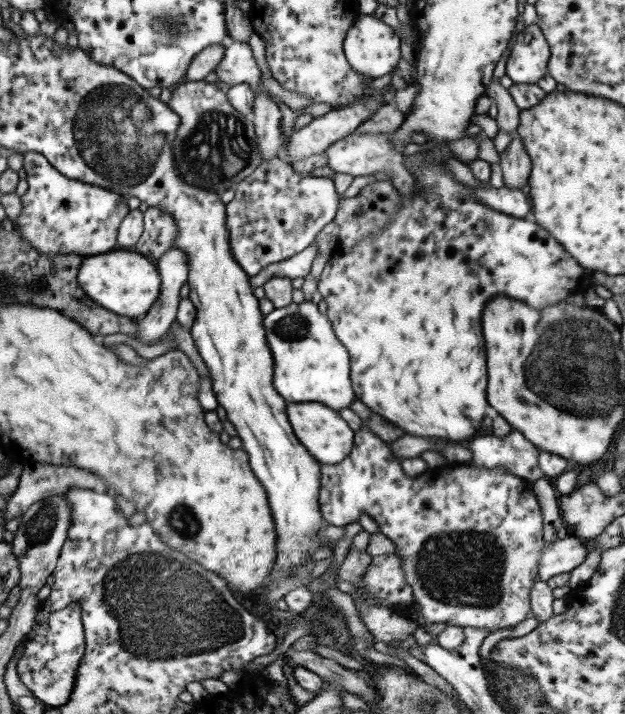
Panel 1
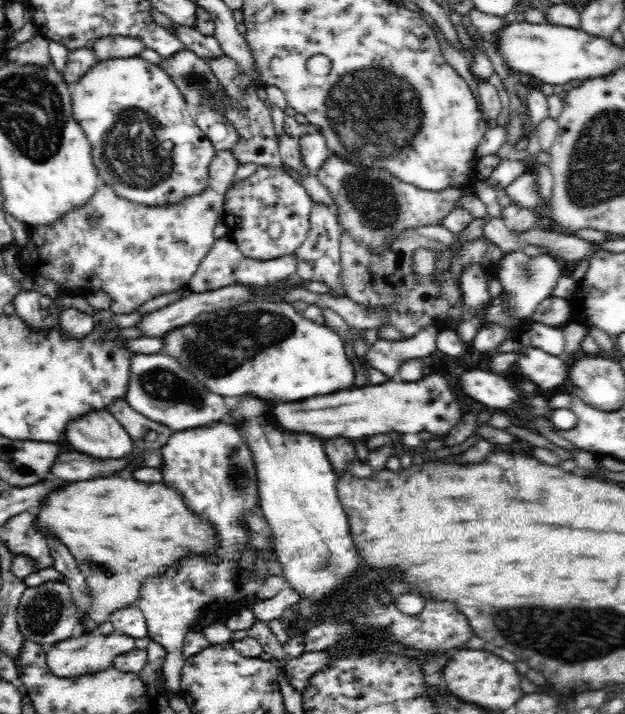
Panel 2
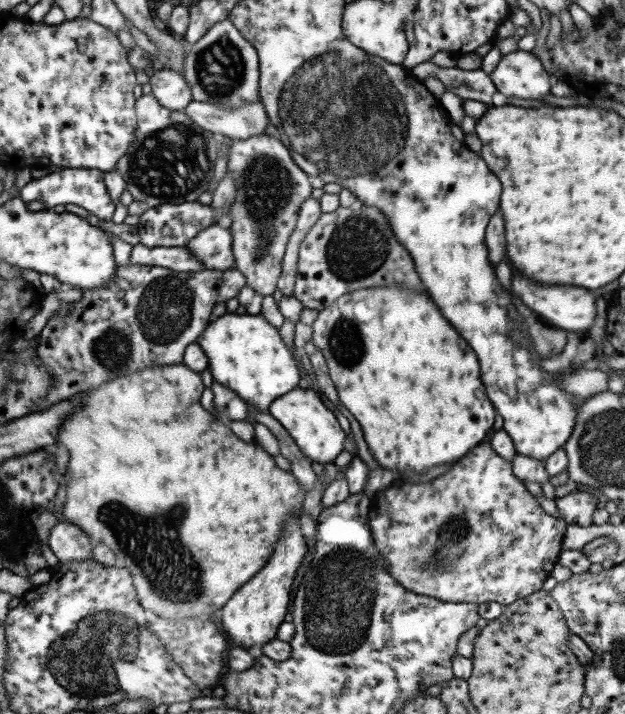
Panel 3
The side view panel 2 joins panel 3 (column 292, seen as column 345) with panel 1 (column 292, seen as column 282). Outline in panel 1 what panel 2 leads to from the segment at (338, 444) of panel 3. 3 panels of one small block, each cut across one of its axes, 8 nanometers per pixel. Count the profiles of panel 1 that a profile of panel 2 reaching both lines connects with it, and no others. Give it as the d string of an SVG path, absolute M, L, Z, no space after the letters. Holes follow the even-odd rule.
M301 402L301 404L287 404L285 414L287 414L287 420L293 428L293 434L305 446L307 454L315 462L319 462L319 464L339 464L341 460L351 456L355 436L353 436L351 428L345 424L345 420L341 420L333 408L327 408L323 404Z

